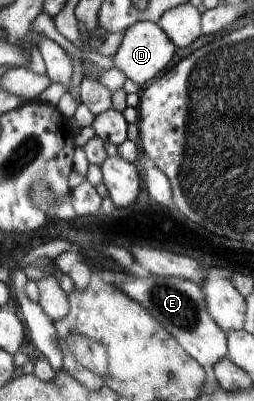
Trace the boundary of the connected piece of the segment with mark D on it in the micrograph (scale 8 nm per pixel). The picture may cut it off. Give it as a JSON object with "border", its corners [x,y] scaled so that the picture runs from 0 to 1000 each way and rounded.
{"border":[[[539,55],[492,77],[476,112],[445,140],[445,167],[469,172],[500,200],[528,202],[539,212],[571,212],[665,162],[689,117],[693,112],[610,55]]]}

